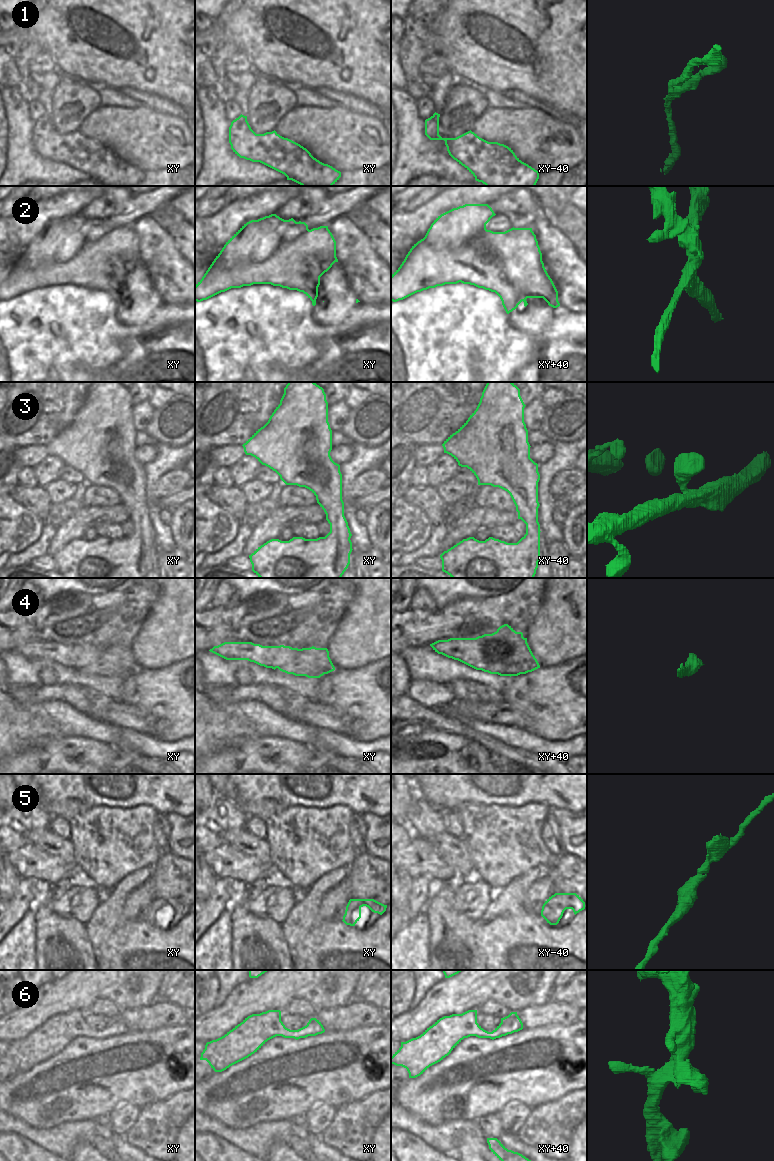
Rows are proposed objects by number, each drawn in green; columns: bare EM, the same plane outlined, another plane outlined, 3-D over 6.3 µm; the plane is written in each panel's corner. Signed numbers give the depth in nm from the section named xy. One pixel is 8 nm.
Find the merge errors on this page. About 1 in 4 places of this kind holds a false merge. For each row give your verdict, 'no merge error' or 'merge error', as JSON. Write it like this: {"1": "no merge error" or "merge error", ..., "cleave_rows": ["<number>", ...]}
{"1": "no merge error", "2": "merge error", "3": "no merge error", "4": "no merge error", "5": "no merge error", "6": "no merge error", "cleave_rows": ["2"]}

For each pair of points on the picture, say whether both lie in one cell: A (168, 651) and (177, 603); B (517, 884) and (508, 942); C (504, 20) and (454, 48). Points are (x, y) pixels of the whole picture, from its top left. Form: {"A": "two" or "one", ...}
{"A": "one", "B": "one", "C": "one"}

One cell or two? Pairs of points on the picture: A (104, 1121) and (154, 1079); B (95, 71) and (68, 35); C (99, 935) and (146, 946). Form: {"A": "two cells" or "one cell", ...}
{"A": "two cells", "B": "one cell", "C": "one cell"}

